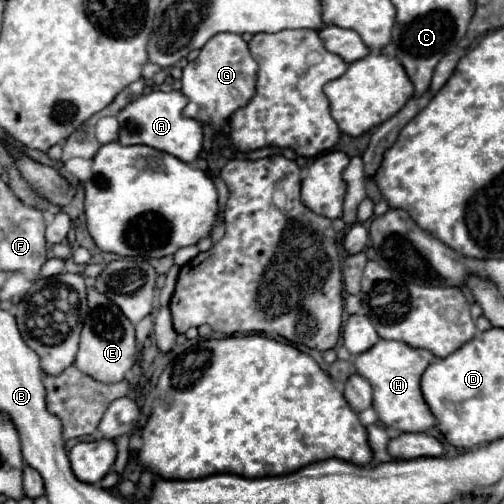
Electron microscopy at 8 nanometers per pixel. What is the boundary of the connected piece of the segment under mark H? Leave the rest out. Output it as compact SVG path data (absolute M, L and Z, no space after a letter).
M379 340L367 352L355 356L355 372L363 376L373 388L373 410L385 426L397 428L399 432L425 432L435 426L435 418L423 400L419 380L435 356L427 350L411 348L403 342Z

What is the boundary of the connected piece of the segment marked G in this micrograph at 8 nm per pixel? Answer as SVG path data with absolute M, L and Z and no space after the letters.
M217 34L199 52L199 56L183 68L181 92L189 98L183 114L201 124L209 124L215 132L221 132L229 124L233 112L245 106L255 96L257 62L251 58L249 46L239 34Z

